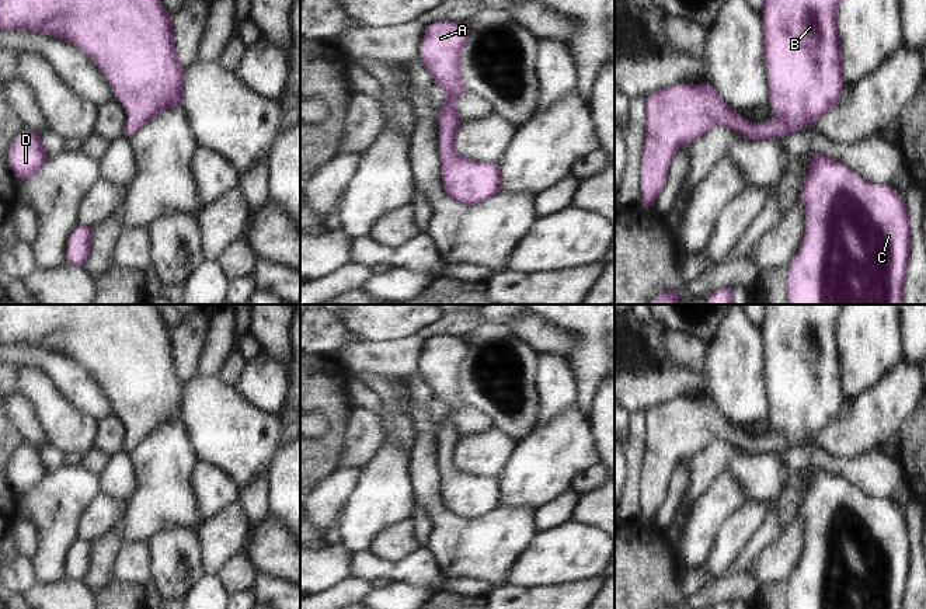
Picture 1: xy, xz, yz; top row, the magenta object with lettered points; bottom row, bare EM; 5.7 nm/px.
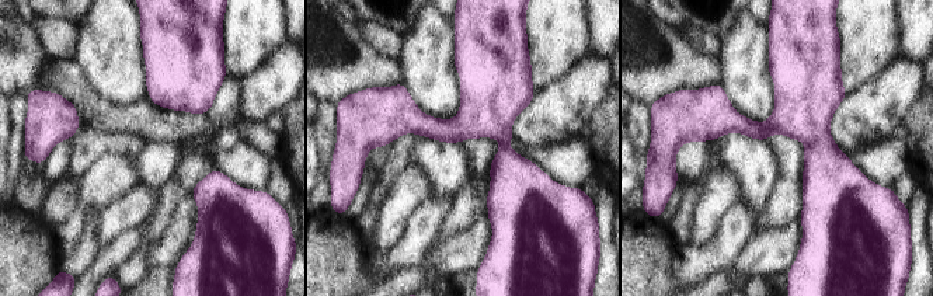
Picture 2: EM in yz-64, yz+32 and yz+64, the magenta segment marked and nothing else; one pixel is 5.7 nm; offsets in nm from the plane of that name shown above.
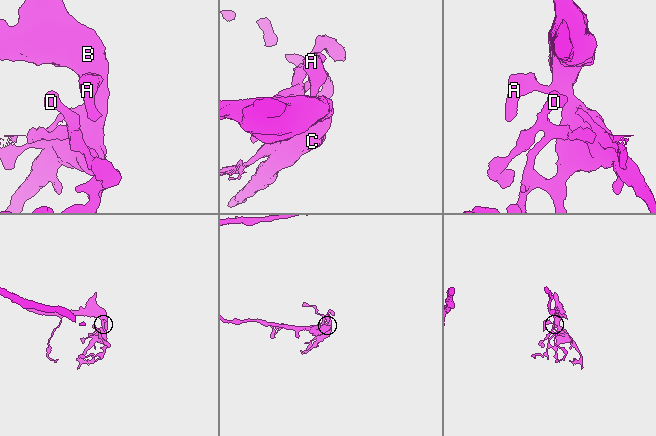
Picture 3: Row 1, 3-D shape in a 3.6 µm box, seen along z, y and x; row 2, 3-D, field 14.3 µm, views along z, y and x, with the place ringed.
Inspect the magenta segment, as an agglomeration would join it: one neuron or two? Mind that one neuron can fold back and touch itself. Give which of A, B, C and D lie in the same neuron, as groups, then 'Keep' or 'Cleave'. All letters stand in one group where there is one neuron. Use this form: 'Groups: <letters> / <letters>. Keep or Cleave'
Groups: A B C D. Keep.

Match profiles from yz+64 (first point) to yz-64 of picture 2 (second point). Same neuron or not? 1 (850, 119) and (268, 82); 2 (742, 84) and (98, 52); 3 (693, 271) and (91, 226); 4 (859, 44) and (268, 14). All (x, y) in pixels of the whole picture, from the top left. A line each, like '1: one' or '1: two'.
1: one
2: one
3: two
4: one

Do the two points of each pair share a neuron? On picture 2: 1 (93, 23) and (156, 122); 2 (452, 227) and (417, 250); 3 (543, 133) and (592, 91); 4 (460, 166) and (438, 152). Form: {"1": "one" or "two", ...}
{"1": "two", "2": "two", "3": "one", "4": "one"}

